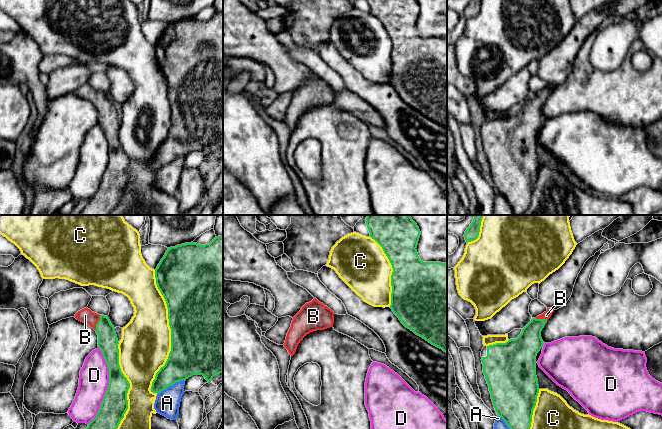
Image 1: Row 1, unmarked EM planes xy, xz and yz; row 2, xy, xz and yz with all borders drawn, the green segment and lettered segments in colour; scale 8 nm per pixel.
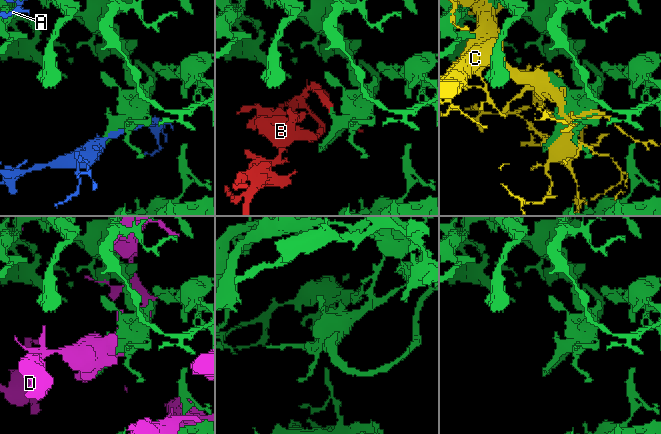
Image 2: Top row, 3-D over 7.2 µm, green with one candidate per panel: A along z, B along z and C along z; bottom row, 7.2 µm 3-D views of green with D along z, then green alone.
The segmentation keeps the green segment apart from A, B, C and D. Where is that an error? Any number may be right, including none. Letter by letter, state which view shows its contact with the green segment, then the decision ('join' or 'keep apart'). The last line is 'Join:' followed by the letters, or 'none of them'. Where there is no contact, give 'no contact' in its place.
A: meets green in xy; keep apart
B: meets green in xy; join
C: meets green in xy; keep apart
D: meets green in xy; keep apart
Join: B

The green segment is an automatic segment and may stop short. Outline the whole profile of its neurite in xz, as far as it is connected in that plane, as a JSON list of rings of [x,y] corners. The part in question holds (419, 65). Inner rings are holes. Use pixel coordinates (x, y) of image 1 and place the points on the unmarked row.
[[[417,0],[366,1],[393,44],[390,84],[406,104],[447,129],[447,39],[420,36],[416,24],[421,8]]]

